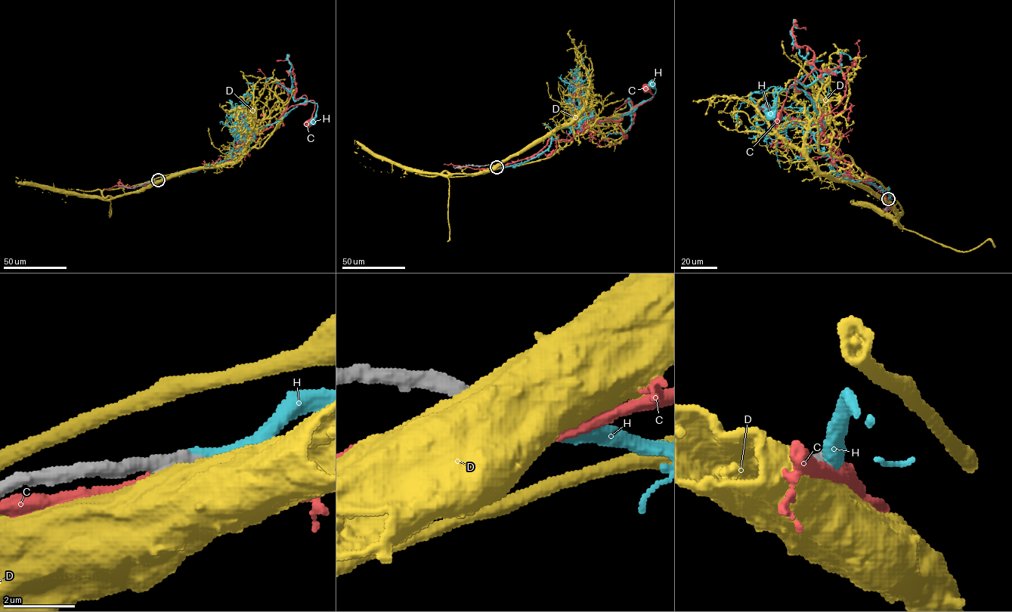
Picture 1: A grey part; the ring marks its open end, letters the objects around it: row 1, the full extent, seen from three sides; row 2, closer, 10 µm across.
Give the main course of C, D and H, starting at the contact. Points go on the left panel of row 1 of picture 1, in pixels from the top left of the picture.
C: (158, 180), (215, 162), (227, 162), (241, 146), (267, 129), (291, 106), (313, 100), (314, 109), (307, 122)
D: (157, 180), (221, 165), (233, 149), (259, 147), (280, 121), (283, 103), (267, 88), (263, 88), (258, 95)
H: (158, 180), (211, 168), (233, 157), (251, 142), (261, 127), (276, 122), (300, 103), (317, 104), (312, 122)

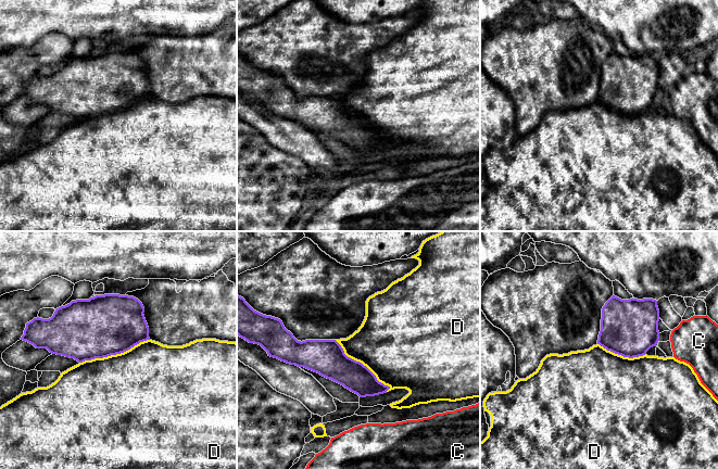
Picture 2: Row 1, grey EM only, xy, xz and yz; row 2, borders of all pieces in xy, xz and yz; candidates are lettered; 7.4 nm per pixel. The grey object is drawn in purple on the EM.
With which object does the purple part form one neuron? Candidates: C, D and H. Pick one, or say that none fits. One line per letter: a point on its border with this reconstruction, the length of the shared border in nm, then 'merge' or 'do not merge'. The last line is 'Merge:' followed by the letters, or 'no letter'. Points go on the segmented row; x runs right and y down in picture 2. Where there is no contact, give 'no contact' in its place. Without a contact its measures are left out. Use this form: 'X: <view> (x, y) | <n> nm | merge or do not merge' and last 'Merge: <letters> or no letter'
C: no contact | do not merge
D: xy (114, 354) | 550 nm | do not merge
H: no contact | merge
Merge: H

